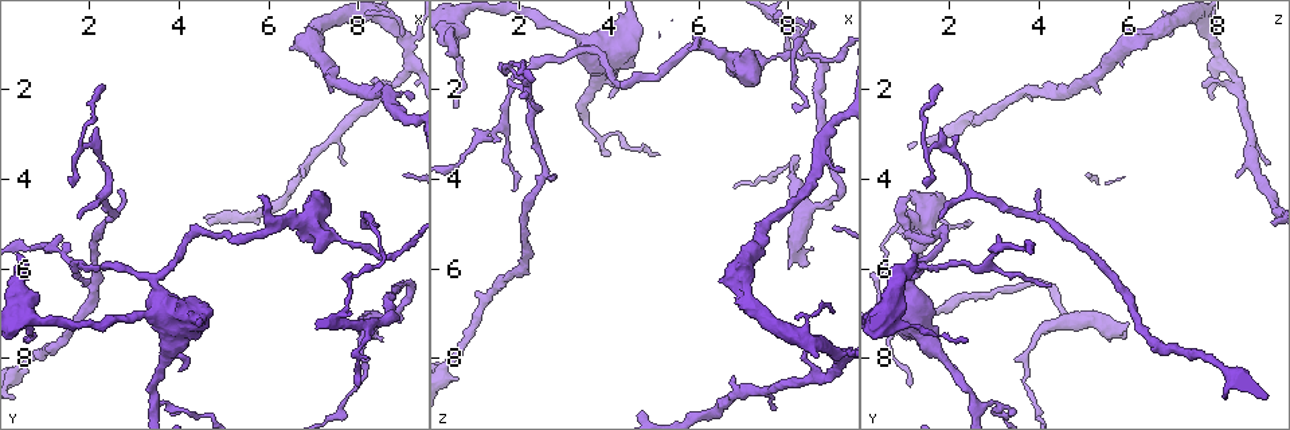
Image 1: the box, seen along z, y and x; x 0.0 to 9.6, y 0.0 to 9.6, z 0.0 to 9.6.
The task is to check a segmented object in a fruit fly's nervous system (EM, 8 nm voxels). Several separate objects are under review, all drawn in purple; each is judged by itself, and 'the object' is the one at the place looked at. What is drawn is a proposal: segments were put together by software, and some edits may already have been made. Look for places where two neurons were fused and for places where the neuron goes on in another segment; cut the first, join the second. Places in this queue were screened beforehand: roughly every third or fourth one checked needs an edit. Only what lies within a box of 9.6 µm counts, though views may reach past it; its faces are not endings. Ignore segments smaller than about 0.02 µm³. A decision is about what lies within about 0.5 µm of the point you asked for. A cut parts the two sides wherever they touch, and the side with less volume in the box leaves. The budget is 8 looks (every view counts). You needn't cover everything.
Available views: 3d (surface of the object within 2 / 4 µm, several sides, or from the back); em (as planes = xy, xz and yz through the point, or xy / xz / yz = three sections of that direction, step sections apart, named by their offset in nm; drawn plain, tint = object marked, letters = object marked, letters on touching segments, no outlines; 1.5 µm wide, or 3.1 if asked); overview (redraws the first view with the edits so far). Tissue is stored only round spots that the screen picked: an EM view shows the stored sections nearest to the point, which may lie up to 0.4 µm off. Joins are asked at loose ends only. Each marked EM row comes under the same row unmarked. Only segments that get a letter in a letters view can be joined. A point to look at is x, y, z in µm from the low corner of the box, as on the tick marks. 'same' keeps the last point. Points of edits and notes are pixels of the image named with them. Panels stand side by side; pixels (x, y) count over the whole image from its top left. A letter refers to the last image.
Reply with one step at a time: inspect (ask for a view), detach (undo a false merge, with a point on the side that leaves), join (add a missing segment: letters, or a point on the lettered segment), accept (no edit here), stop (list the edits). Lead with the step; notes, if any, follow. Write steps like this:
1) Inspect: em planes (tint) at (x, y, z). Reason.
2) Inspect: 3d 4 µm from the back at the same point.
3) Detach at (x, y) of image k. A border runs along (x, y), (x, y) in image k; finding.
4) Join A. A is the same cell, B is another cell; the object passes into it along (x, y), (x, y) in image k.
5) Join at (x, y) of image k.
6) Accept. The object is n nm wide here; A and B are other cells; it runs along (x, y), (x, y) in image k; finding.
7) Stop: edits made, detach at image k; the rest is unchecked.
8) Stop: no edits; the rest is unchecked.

Inspect: em 3.1 µm planes (letters) at (2.35, 1.95, 1.70). Thin end.

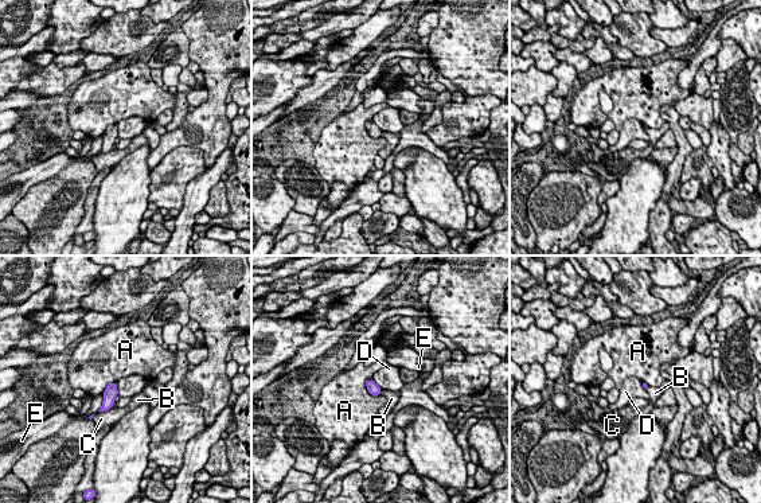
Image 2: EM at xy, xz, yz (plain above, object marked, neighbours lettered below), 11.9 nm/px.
Accept. A, B, C, D and E are other cells; a border runs along (116, 382), (118, 394) in image 2; none of them fits.

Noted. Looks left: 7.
Inspect: em xz step 4 (tint) at (7.90, 8.55, 1.10). Thin end.

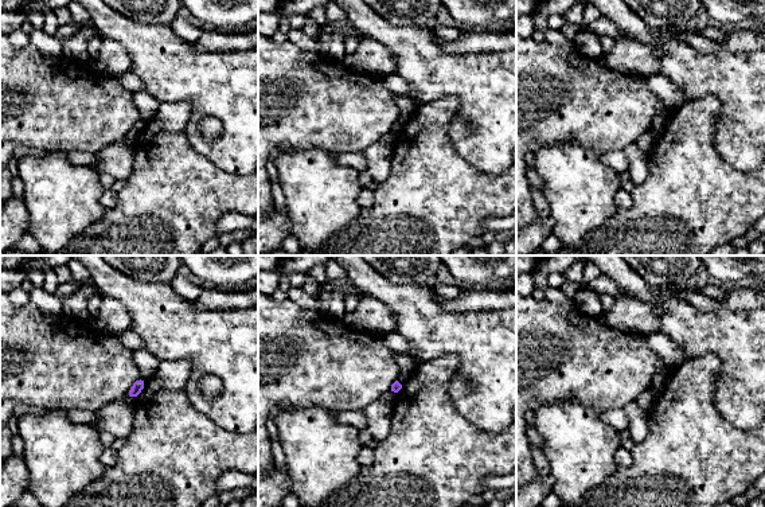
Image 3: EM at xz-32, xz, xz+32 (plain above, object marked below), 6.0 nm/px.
Inspect: em planes (tint) at the same point. Another direction.

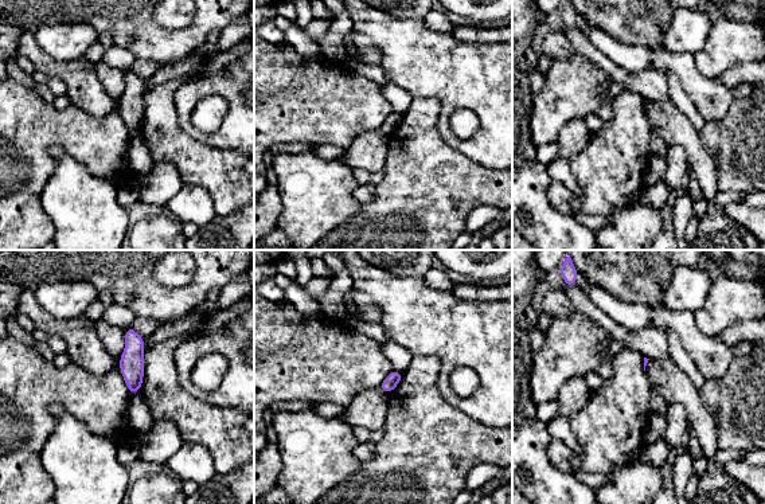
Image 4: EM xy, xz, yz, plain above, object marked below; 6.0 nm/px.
Inspect: em planes (letters) at the same point. See the neighbours.

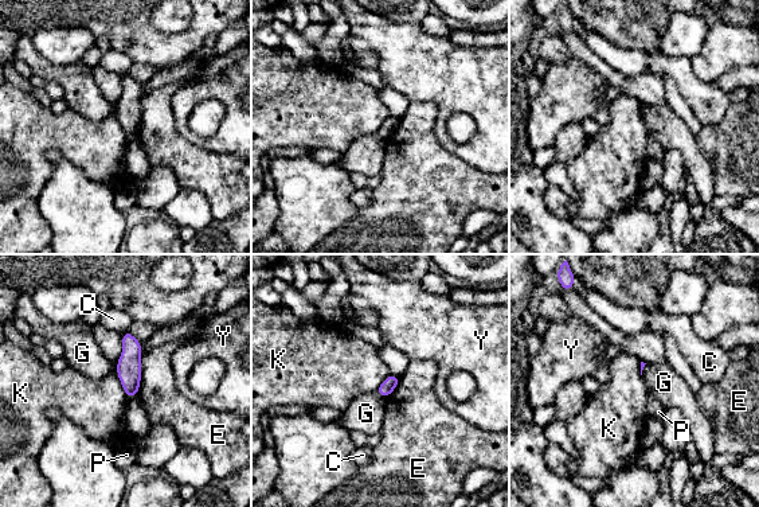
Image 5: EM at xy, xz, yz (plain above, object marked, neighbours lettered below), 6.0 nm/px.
Accept. C, E, G, K, P and Y are other cells; a border runs along (116, 362), (117, 378), (128, 397) in image 5; no lettered segment goes on from it.

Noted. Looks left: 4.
Inspect: em planes (letters) at (8.90, 5.65, 1.35). Sharp bend.

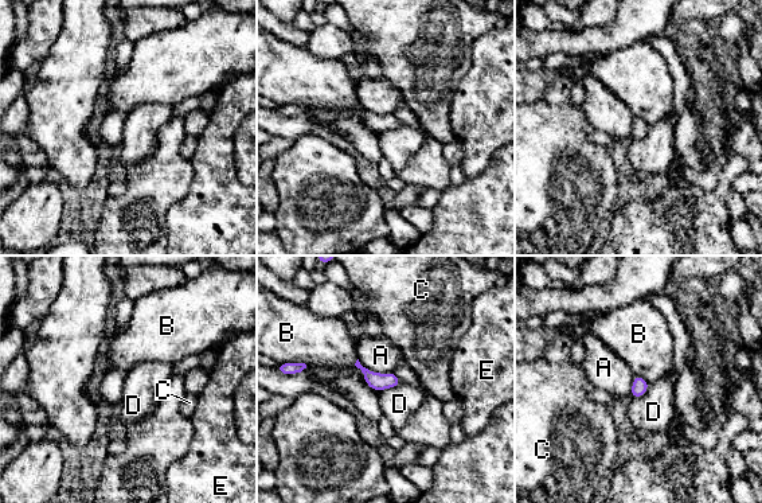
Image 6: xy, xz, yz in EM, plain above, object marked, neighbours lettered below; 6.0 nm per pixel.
Accept. The longest contact is with A, 220 nm; A, B, C, D and E are other cells; continuous, no second neuron.

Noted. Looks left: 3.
Stop: no edits; the rest is unchecked.

